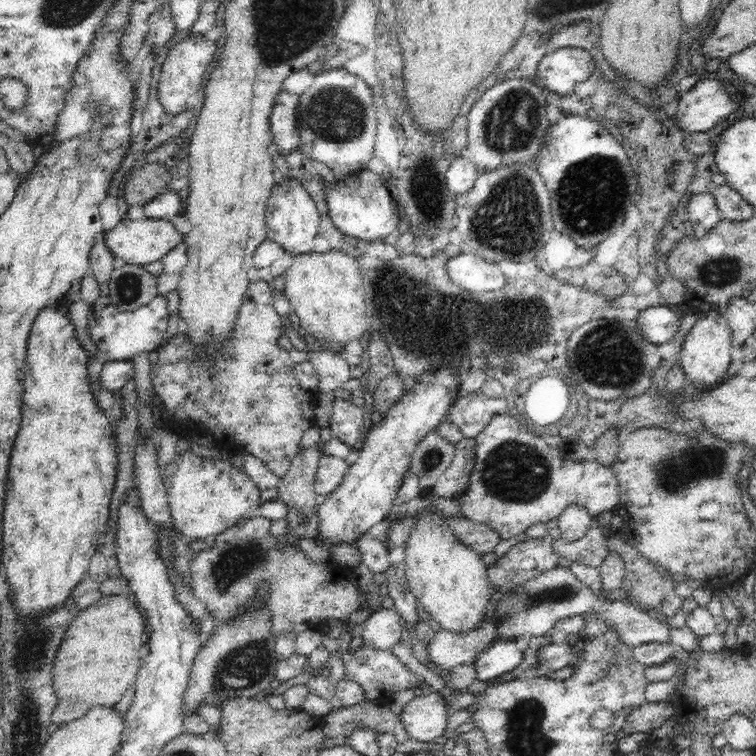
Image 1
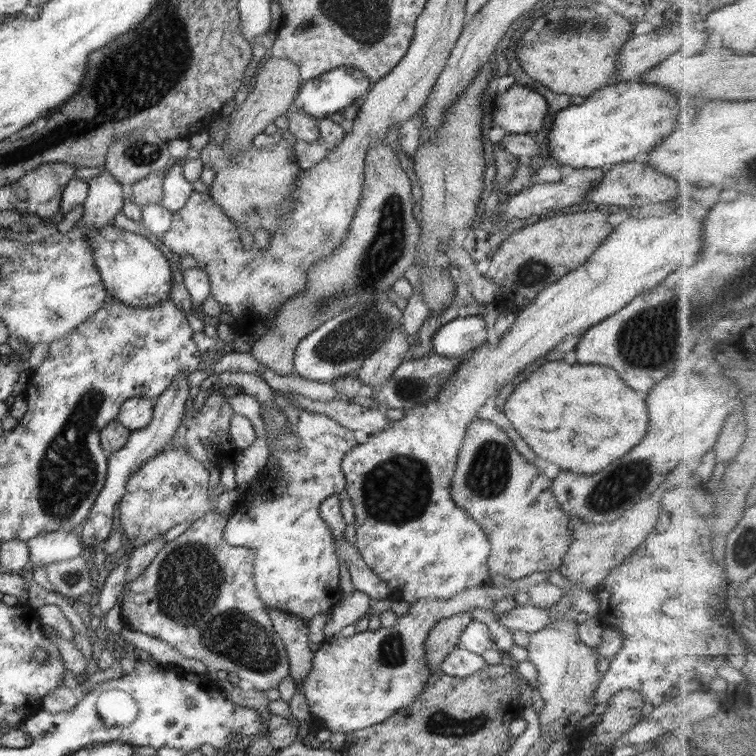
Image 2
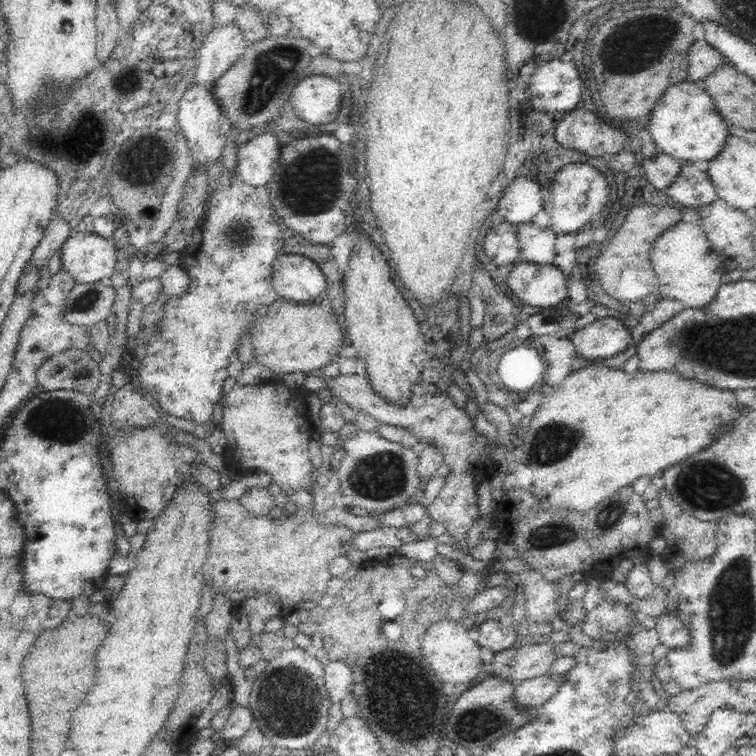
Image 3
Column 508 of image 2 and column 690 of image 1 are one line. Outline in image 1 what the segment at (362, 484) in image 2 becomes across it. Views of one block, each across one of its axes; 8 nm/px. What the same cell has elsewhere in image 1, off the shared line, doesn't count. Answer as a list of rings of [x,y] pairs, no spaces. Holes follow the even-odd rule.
[[[709,309],[707,312],[698,312],[698,320],[694,328],[688,332],[681,352],[682,369],[687,380],[692,382],[695,390],[708,390],[722,380],[732,362],[731,353],[734,350],[731,340],[731,331],[725,315]]]

